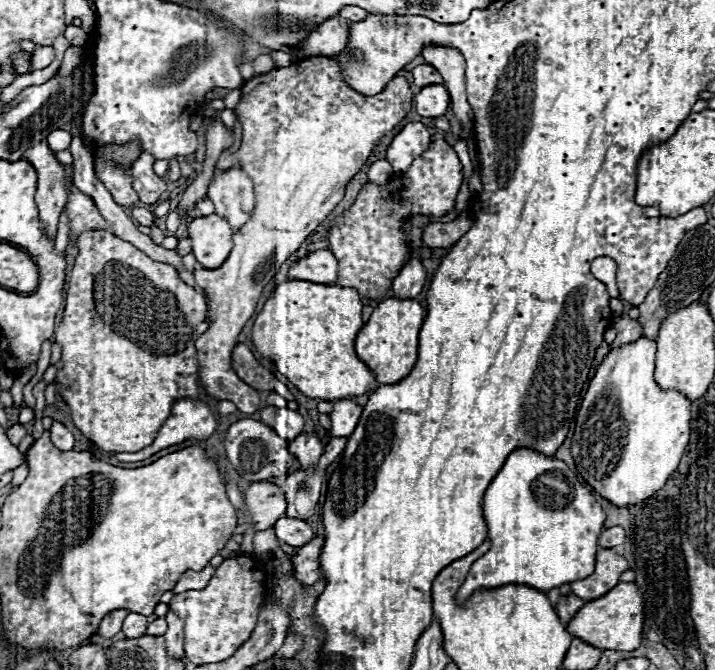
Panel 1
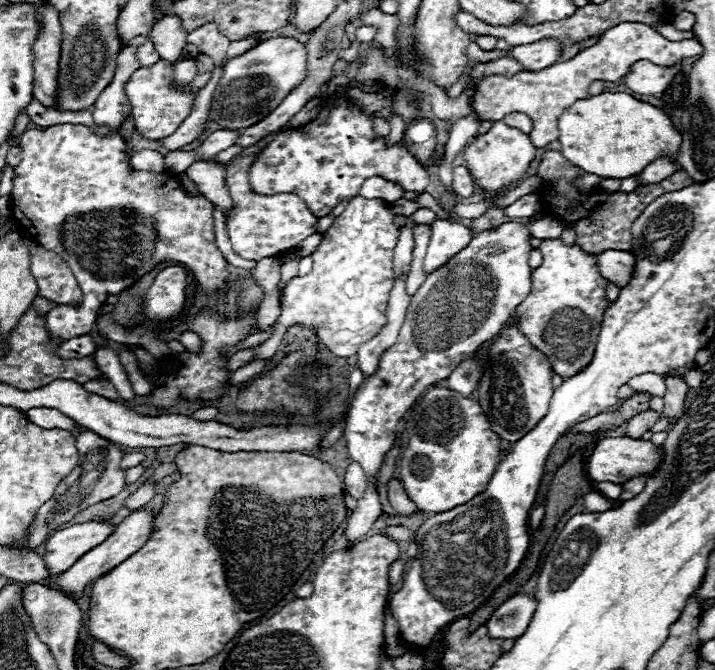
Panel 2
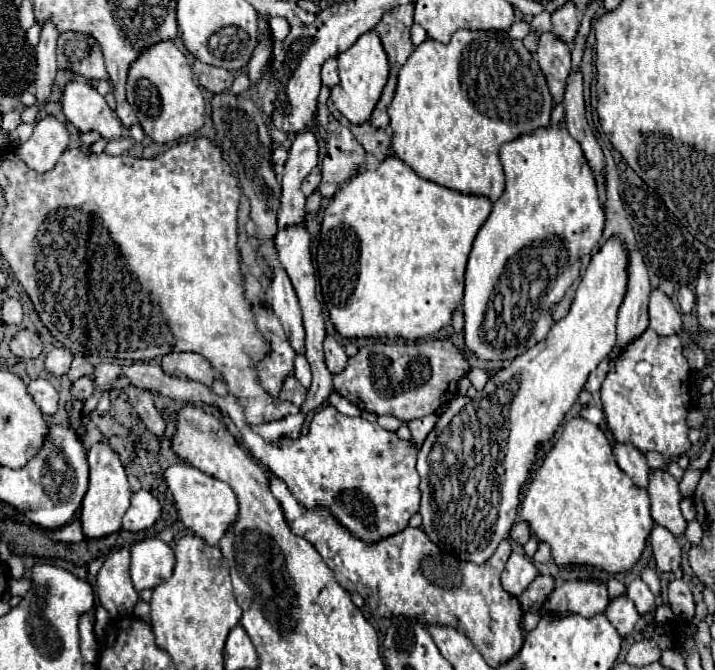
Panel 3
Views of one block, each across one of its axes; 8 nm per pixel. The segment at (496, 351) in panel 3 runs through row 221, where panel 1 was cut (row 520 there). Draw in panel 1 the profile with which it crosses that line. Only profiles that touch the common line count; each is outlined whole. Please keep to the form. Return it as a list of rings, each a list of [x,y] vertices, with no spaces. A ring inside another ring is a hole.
[[[518,448],[508,456],[504,468],[484,494],[484,518],[492,548],[472,564],[466,582],[458,590],[458,602],[464,602],[478,588],[526,584],[540,592],[548,592],[550,588],[574,582],[576,578],[586,578],[592,574],[594,556],[598,552],[598,536],[602,532],[606,512],[590,490],[582,486],[578,476],[566,466],[566,462],[554,456],[544,456],[532,448]]]

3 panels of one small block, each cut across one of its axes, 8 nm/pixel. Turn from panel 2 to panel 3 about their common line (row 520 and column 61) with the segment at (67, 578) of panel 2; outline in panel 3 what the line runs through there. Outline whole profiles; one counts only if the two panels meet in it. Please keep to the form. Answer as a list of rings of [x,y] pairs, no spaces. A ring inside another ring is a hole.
[[[46,116],[34,126],[26,146],[18,148],[22,160],[36,172],[48,172],[56,166],[60,154],[66,150],[70,134],[56,116]]]

